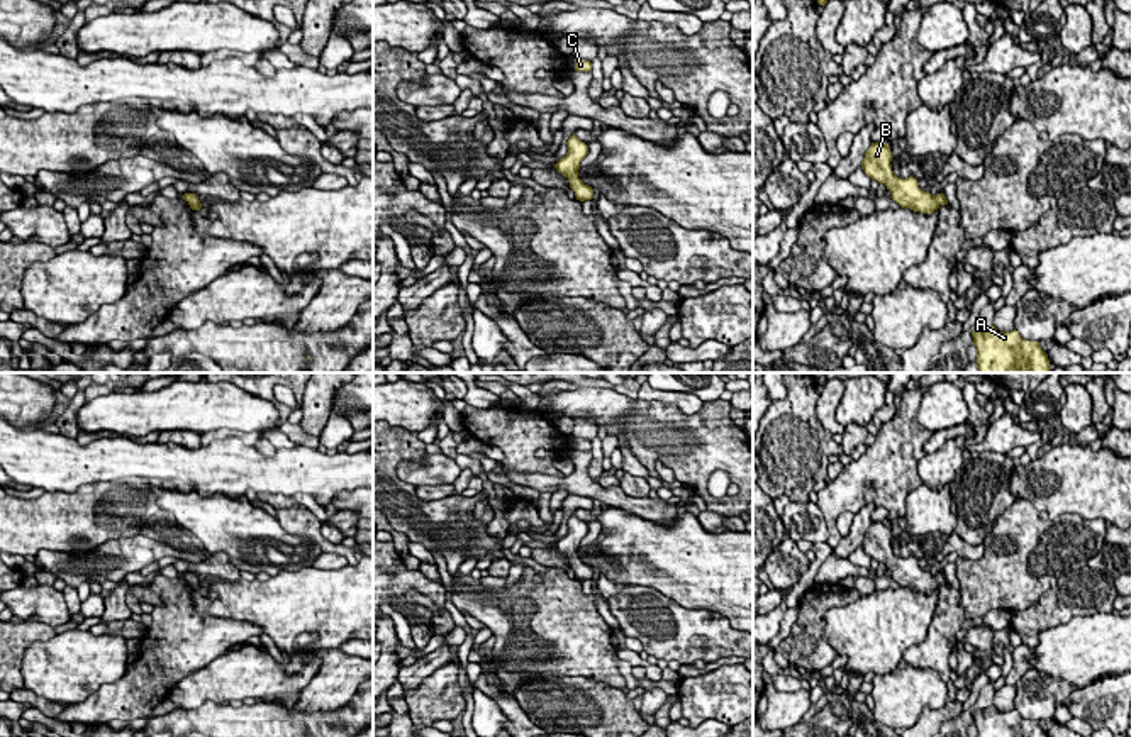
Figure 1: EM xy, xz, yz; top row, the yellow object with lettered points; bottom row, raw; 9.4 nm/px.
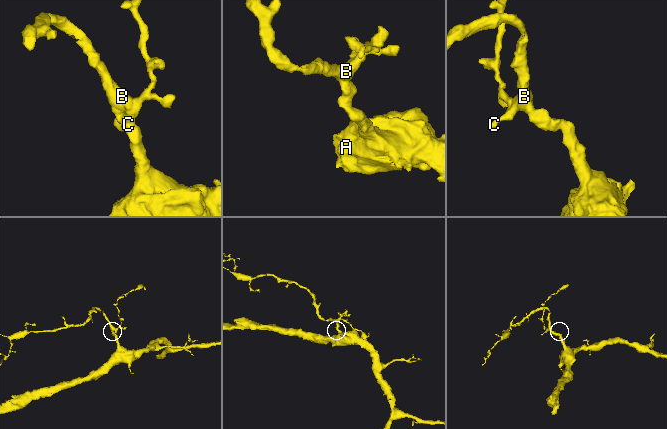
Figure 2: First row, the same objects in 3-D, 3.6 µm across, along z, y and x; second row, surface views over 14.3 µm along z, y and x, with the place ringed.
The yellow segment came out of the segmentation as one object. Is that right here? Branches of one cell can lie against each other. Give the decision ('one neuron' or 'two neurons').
one neuron

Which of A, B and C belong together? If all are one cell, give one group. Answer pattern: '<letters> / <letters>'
A B C

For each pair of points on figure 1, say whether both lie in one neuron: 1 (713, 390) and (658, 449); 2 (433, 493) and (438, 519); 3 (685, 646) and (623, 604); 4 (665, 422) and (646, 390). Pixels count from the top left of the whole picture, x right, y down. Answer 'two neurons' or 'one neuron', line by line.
1: two neurons
2: two neurons
3: one neuron
4: two neurons

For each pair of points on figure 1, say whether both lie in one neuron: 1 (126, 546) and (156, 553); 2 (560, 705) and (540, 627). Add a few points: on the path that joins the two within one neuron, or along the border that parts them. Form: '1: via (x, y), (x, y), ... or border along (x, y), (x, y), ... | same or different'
1: via (133, 551), (150, 551) | same
2: border along (562, 676), (534, 676), (516, 692) | different

